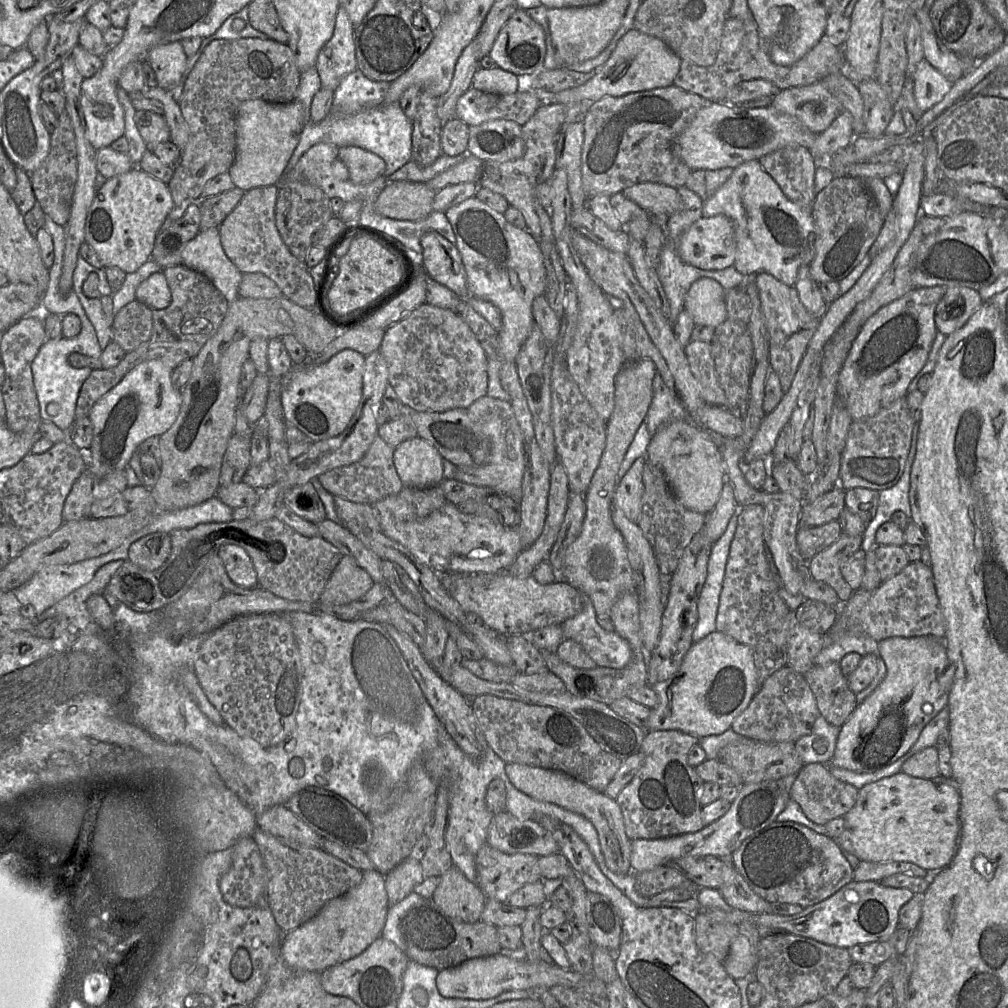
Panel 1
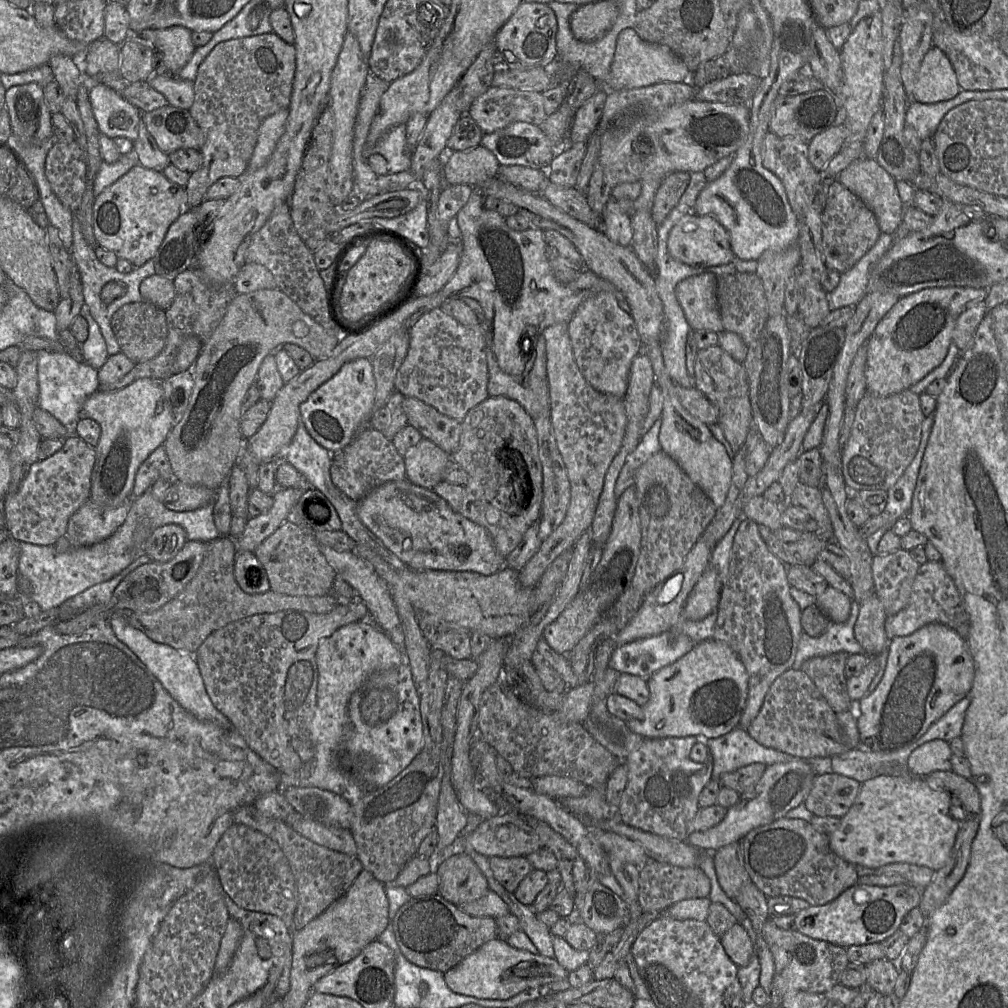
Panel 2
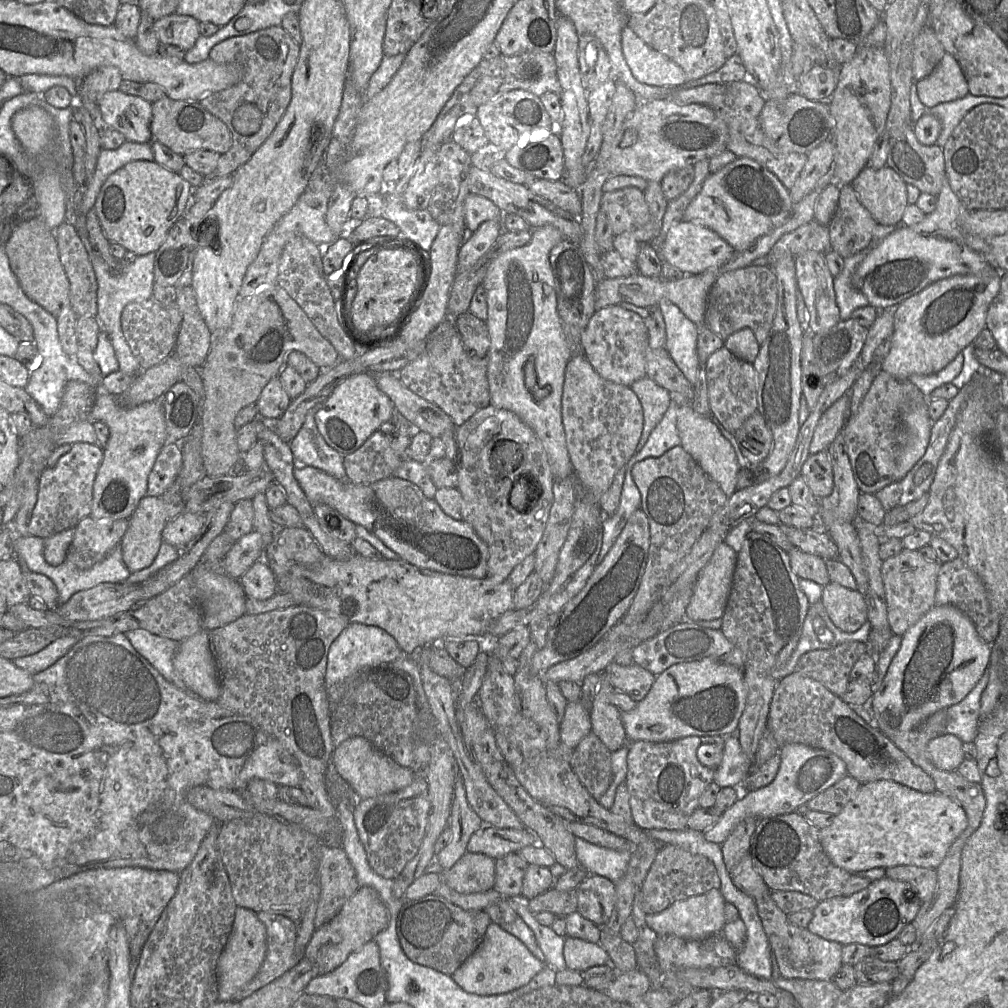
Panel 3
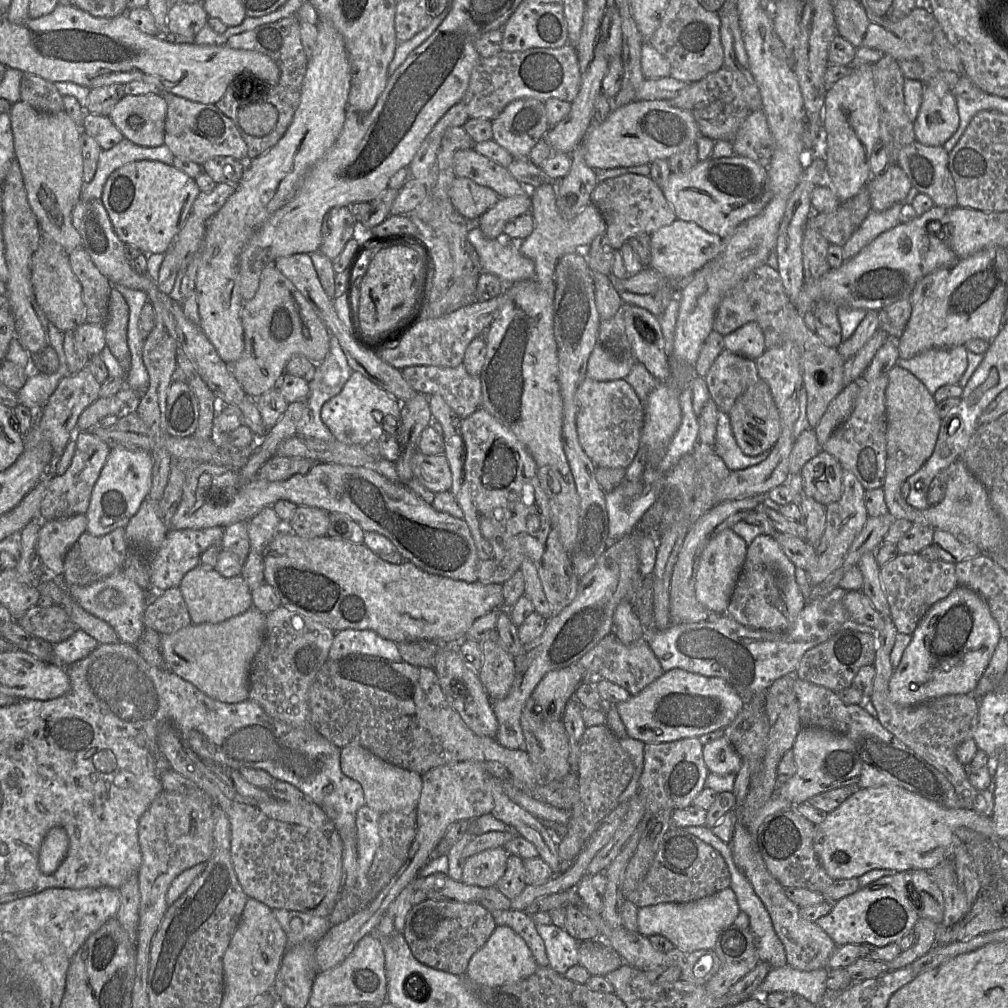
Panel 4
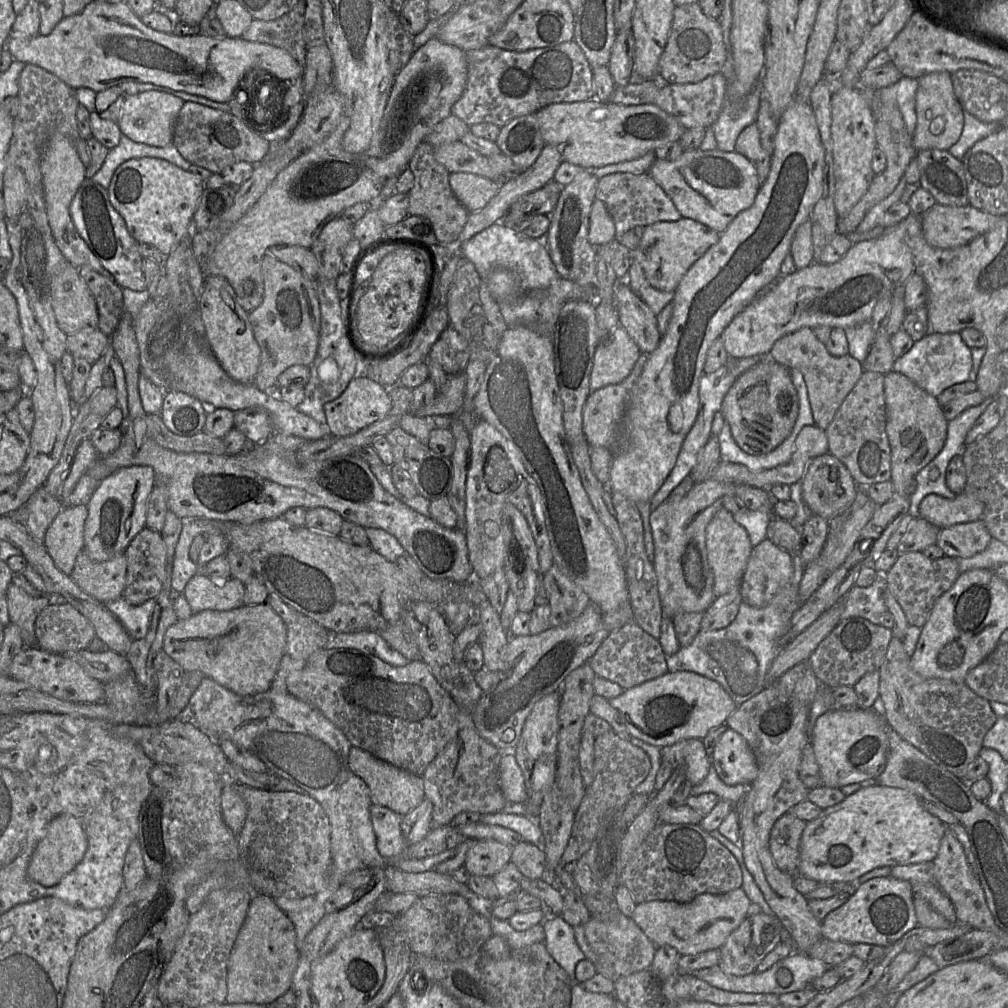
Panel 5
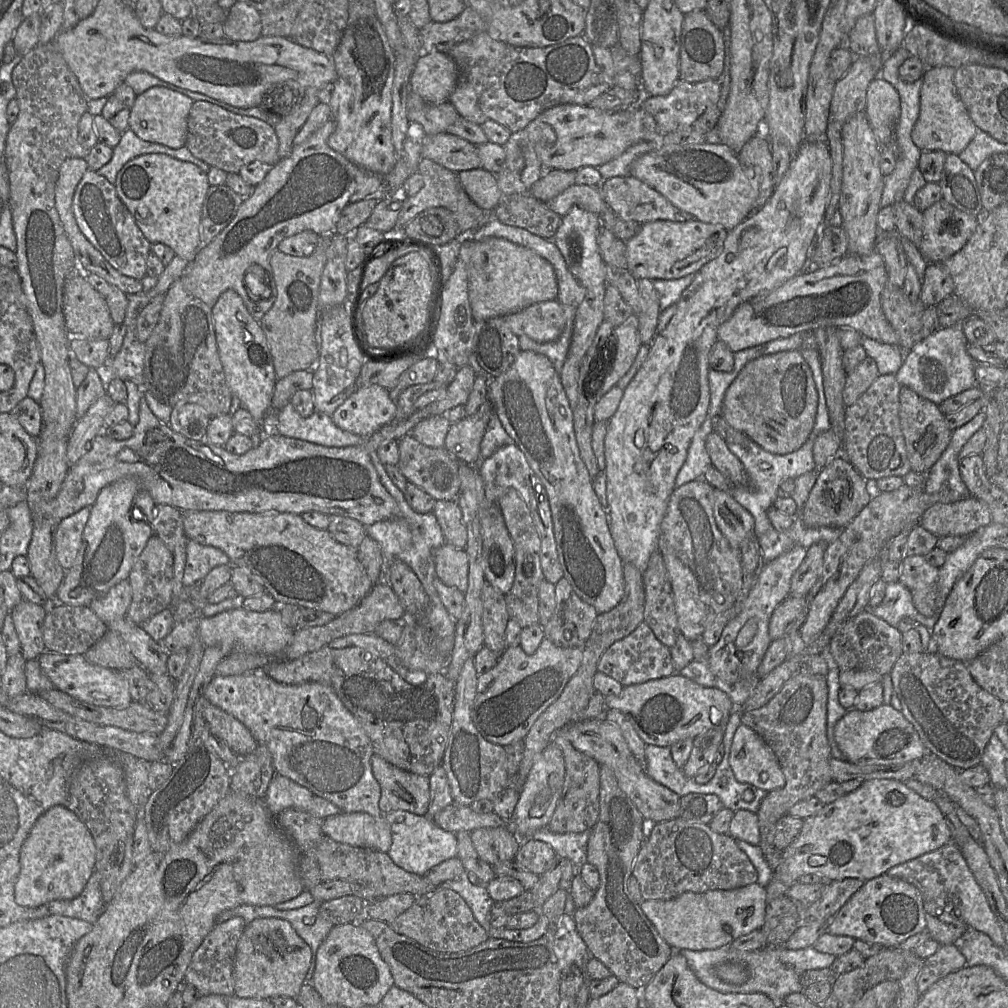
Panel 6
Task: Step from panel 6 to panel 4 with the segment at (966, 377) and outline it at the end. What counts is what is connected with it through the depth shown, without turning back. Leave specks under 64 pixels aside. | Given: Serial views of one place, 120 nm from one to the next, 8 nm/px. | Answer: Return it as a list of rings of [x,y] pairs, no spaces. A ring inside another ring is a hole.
[[[965,345],[935,348],[910,359],[899,359],[897,365],[915,375],[933,395],[944,385],[956,385],[967,369]]]

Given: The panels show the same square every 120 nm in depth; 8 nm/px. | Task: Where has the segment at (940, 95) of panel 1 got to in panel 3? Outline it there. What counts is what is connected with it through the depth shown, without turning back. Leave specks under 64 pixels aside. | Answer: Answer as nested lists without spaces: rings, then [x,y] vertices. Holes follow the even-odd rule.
[[[948,52],[930,74],[915,84],[917,95],[926,107],[958,99],[969,92],[959,63]]]

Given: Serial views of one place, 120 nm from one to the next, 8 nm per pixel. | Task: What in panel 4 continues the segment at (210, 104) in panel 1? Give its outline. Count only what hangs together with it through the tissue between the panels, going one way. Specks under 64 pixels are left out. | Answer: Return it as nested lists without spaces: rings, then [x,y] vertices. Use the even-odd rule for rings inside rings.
[[[297,15],[233,35],[225,44],[232,49],[263,53],[272,58],[280,70],[280,78],[276,85],[251,79],[243,85],[229,86],[224,96],[215,104],[225,116],[232,120],[245,141],[246,162],[249,162],[276,145],[289,128],[300,103],[302,84],[309,60],[301,43],[300,22]]]

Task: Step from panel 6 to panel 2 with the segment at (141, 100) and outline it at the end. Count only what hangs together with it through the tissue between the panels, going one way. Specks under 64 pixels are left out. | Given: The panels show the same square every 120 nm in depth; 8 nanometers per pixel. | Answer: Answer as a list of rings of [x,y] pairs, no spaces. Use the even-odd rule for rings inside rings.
[[[91,84],[88,95],[100,133],[111,139],[125,137],[132,142],[137,139],[142,118],[137,107],[103,84]]]

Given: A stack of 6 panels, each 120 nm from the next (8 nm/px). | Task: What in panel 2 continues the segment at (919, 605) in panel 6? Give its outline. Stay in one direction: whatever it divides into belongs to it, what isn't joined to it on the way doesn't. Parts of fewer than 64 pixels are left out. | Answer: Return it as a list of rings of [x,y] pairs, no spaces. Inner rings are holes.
[[[905,549],[874,555],[872,573],[875,594],[888,616],[895,615],[907,605],[919,567],[920,564]]]

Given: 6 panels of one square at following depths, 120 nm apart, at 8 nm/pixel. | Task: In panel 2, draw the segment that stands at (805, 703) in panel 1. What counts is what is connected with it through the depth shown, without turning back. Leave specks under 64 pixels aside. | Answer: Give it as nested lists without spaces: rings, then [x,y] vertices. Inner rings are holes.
[[[791,668],[773,682],[747,733],[765,747],[801,759],[831,758],[852,750],[848,748],[848,736],[842,730],[837,714],[813,681],[804,672]]]

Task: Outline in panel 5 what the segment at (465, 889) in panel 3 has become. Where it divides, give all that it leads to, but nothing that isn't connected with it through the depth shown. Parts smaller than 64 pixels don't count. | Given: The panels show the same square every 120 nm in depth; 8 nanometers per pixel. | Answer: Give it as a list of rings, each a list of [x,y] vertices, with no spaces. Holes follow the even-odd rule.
[[[475,840],[463,867],[470,876],[493,877],[511,861],[512,852],[511,846],[496,840]]]

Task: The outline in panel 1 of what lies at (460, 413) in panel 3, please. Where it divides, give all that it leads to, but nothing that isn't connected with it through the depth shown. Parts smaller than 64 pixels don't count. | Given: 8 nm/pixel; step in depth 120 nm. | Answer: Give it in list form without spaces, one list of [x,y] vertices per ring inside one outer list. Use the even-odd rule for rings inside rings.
[[[428,303],[420,305],[406,318],[393,324],[386,330],[378,351],[382,354],[387,364],[389,384],[407,410],[418,412],[445,412],[456,408],[468,409],[477,399],[487,395],[488,358],[470,327],[455,311],[435,307]]]

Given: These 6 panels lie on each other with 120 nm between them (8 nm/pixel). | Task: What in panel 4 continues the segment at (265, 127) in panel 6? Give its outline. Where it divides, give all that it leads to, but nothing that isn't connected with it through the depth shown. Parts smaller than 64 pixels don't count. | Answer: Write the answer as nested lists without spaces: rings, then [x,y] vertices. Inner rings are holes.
[[[170,94],[163,97],[167,103],[165,119],[164,145],[175,157],[188,159],[202,166],[214,157],[231,157],[239,161],[247,161],[247,145],[230,118],[225,116],[215,104],[201,104]]]

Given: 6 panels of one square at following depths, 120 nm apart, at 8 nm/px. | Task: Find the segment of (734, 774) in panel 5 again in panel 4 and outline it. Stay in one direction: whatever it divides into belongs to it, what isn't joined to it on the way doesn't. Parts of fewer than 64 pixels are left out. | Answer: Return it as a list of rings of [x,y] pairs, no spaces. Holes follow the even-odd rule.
[[[725,736],[703,745],[703,759],[709,771],[719,775],[737,774],[743,762]]]

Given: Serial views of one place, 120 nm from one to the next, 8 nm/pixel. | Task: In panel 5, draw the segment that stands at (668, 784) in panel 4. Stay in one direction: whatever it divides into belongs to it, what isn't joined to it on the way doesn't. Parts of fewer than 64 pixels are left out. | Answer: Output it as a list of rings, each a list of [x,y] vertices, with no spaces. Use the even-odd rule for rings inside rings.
[[[690,738],[678,741],[672,745],[661,747],[662,763],[671,763],[673,769],[678,764],[685,763],[687,781],[698,785],[707,776],[711,767],[711,758],[707,754],[700,739]]]

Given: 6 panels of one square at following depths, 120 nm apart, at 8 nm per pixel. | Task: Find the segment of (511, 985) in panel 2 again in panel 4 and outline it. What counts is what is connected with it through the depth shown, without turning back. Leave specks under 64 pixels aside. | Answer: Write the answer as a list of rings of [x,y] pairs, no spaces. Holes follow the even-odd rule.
[[[496,926],[486,943],[471,957],[465,975],[472,981],[488,986],[502,986],[522,980],[538,967],[524,940],[511,928]]]

